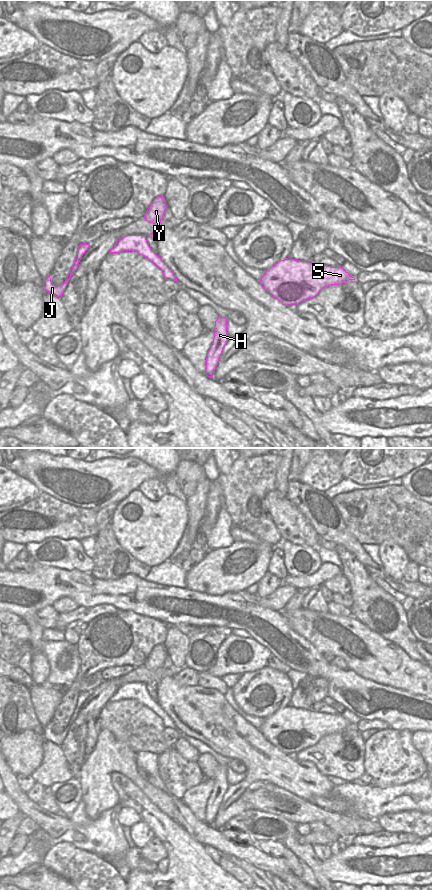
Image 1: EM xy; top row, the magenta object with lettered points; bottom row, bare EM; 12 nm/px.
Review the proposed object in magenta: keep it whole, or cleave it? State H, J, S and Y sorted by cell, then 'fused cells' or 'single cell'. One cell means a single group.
H S / J Y; fused cells

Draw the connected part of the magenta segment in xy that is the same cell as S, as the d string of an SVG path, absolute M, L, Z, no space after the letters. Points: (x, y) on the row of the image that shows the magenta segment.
M288 257L265 270L260 284L270 296L288 307L314 298L325 287L349 280L355 278L340 265L330 267Z

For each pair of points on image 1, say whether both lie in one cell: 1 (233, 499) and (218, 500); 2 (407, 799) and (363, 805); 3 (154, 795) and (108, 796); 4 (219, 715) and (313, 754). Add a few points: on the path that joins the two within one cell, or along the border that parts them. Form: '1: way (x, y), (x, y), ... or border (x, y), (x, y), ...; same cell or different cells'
1: border (216, 480), (222, 490), (224, 505); different cells
2: way (396, 799), (374, 802); same cell
3: way (136, 778), (126, 768), (111, 768), (106, 778); same cell
4: border (297, 759), (311, 761), (322, 774); different cells

